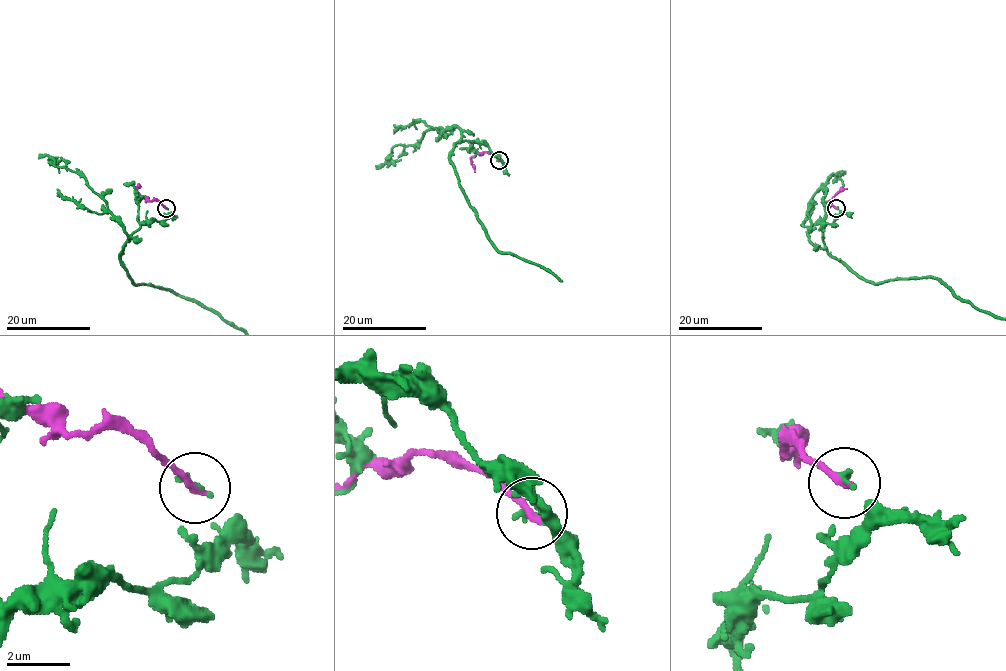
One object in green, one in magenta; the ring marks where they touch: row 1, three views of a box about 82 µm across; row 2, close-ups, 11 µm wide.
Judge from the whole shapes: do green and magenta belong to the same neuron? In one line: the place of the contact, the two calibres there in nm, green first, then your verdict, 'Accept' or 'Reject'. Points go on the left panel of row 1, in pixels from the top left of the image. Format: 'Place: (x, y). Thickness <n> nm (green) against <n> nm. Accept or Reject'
Place: (166, 208). Thickness 170 nm (green) against 240 nm. Reject

